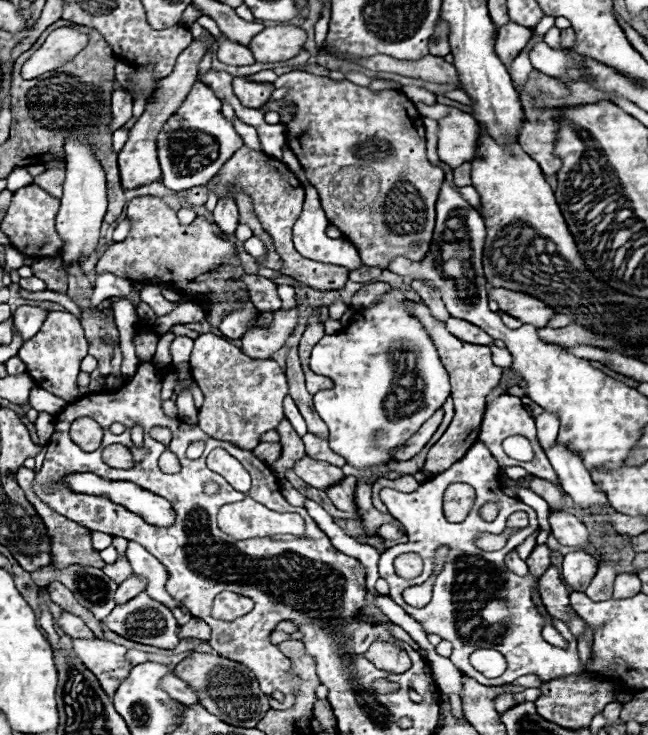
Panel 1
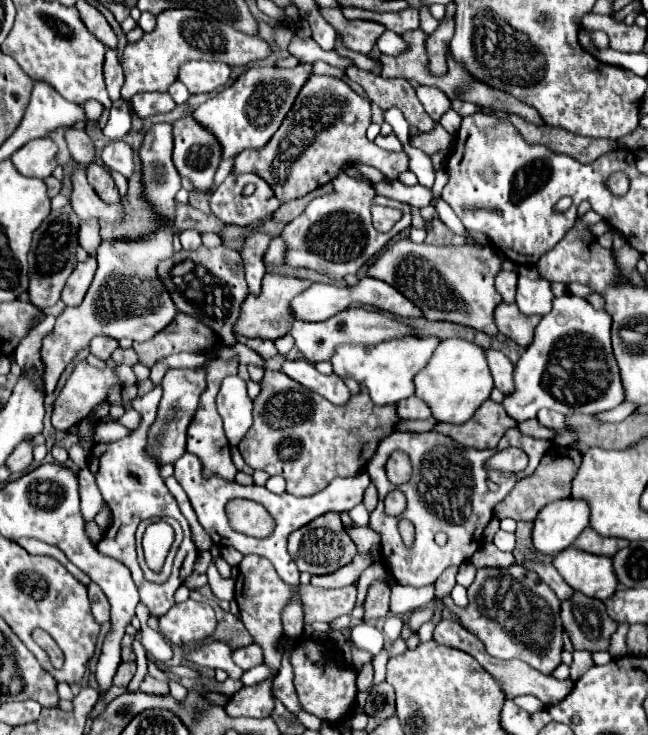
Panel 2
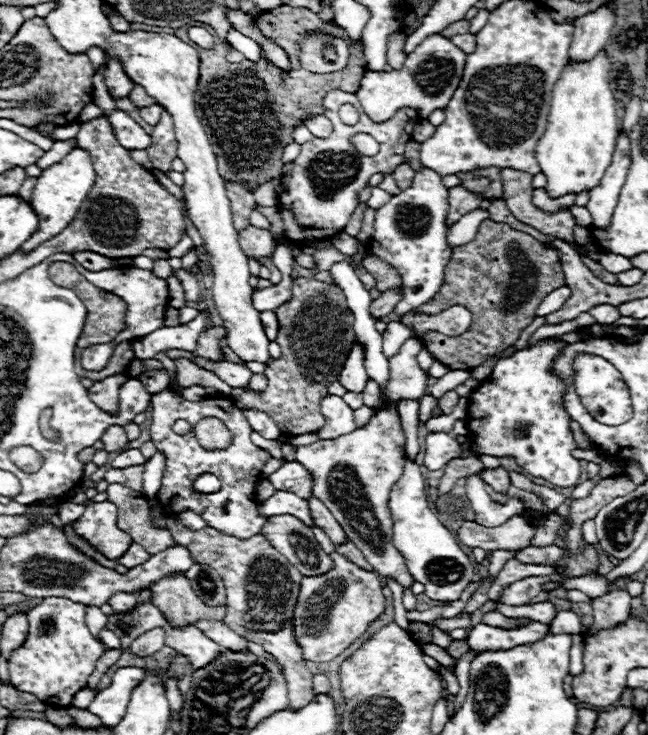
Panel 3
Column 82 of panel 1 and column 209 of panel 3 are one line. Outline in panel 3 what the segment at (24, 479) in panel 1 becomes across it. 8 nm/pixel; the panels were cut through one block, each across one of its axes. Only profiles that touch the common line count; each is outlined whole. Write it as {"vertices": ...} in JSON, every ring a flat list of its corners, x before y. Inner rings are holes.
{"vertices":[[166,516,166,520,168,530,172,530,174,542,188,546,194,562,212,566,224,580,228,602,222,622,246,640,260,644,266,652,270,652,286,666,289,708,299,710,314,700,318,694,312,690,312,674,306,668,306,662,302,660,302,650,292,636,294,606,300,592,302,574,260,534,248,540,238,540,210,526,202,530,188,530,174,516]]}

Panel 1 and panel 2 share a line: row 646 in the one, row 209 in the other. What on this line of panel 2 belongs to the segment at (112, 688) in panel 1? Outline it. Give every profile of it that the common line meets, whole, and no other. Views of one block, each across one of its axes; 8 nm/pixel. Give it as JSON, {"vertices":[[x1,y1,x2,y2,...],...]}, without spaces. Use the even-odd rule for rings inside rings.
{"vertices":[[76,168,72,174,72,208,82,220,104,220,104,222,122,222,124,206,122,204,106,204,94,192,94,188,86,180,86,172]]}

